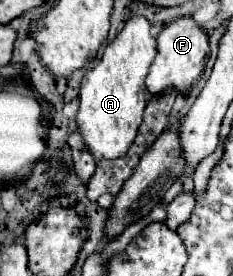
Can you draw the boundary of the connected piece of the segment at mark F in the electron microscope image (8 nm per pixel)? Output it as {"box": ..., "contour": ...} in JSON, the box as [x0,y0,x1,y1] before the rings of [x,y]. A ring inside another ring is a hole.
{"box":[144,16,210,96],"contour":[[[188,16],[174,20],[158,36],[158,54],[154,62],[150,64],[150,72],[144,82],[148,94],[162,96],[168,90],[186,94],[192,88],[192,84],[202,76],[204,66],[208,62],[208,54],[210,54],[210,46],[208,46],[208,36],[204,34],[204,30]]]}

